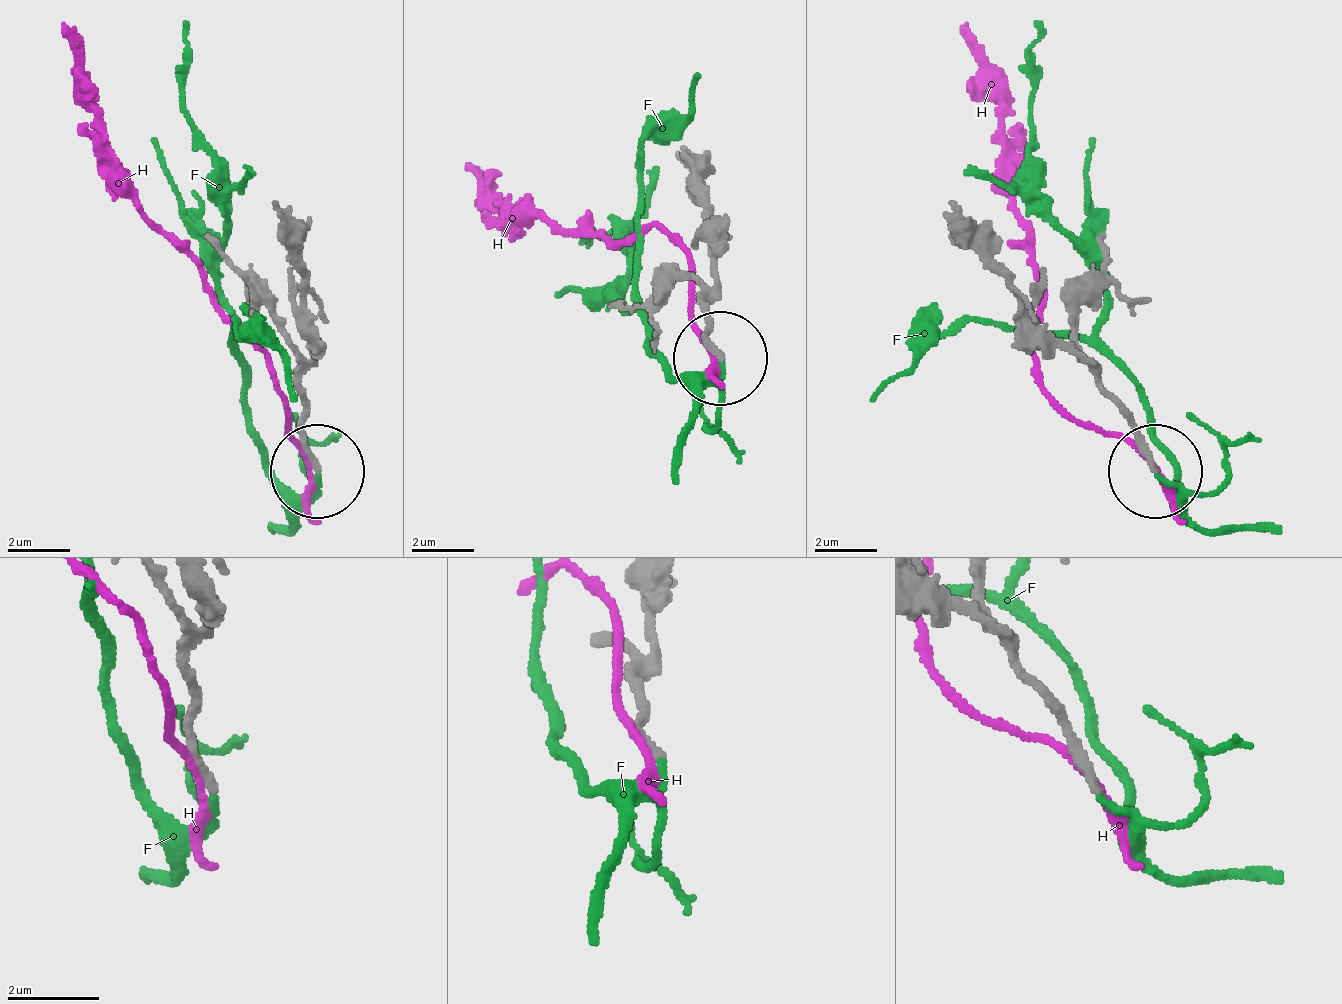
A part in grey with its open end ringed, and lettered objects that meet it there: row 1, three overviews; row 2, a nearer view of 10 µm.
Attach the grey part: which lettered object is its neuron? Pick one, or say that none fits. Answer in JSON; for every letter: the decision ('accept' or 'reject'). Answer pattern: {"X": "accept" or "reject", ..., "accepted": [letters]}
{"F": "reject", "H": "reject", "accepted": []}

